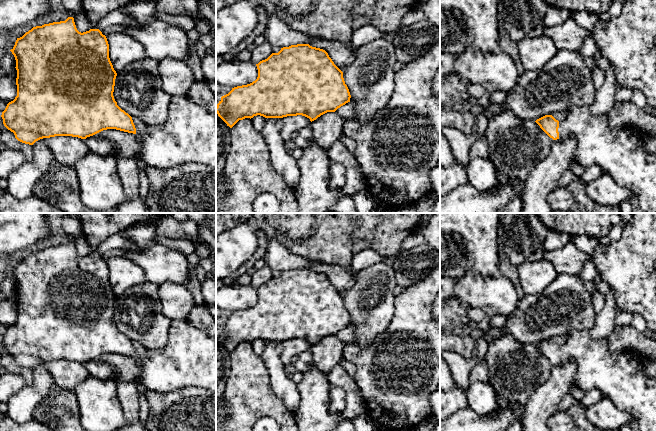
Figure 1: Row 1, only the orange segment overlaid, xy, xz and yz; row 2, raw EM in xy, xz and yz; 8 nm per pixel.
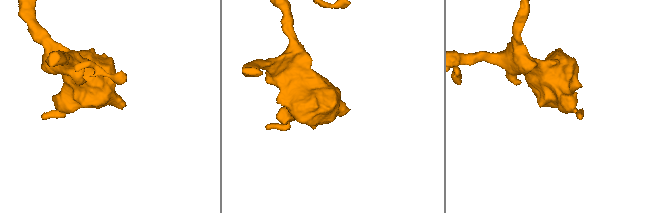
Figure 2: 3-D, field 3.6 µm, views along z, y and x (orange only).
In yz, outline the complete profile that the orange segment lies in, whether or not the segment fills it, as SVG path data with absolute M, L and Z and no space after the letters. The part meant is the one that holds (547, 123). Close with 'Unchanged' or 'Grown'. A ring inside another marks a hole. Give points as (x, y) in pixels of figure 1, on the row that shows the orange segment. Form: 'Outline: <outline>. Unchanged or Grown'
Outline: M588 105L574 106L564 120L545 115L535 121L552 143L574 136L577 149L573 162L588 168L599 165L617 184L629 189L637 198L642 213L656 213L656 152L644 150L646 140L636 136L626 126L611 128L607 114L593 115Z. Grown

